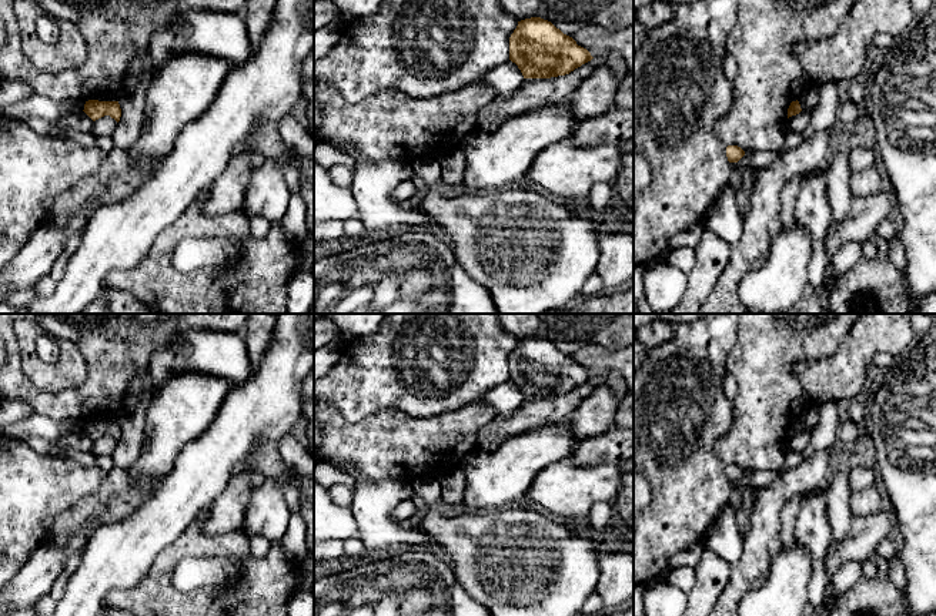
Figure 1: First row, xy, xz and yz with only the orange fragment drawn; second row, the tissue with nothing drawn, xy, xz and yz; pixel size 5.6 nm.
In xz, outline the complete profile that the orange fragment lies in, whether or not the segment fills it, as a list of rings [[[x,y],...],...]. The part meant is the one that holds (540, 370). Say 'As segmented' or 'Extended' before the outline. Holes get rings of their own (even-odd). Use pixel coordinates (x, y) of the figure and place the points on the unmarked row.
As segmented. [[[531,337],[518,341],[509,356],[509,379],[518,385],[524,398],[551,398],[565,395],[591,381],[591,372],[578,365],[576,361],[564,354],[551,341]]]

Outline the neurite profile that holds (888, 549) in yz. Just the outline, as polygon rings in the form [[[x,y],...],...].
[[[887,538],[883,542],[880,542],[880,545],[875,550],[875,559],[883,563],[899,556],[900,556],[900,540],[893,538]]]

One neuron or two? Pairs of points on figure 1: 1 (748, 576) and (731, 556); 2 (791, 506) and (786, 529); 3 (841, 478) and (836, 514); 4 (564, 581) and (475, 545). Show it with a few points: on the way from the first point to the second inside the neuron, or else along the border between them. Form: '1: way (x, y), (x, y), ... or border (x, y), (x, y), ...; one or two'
1: border (742, 538), (742, 552), (731, 565); two
2: way (789, 512), (786, 524); one
3: way (839, 486), (838, 505); one
4: way (542, 572), (531, 572), (515, 561), (497, 555); one

